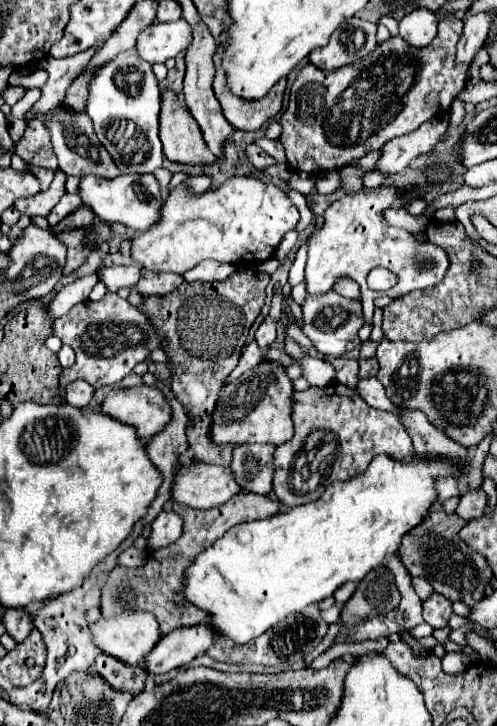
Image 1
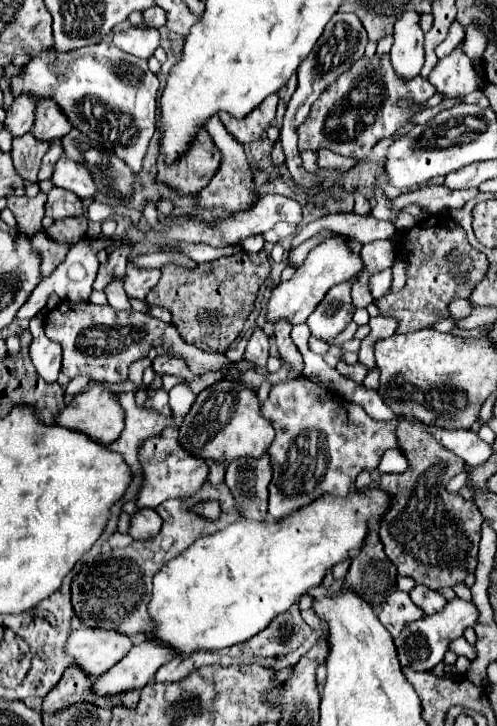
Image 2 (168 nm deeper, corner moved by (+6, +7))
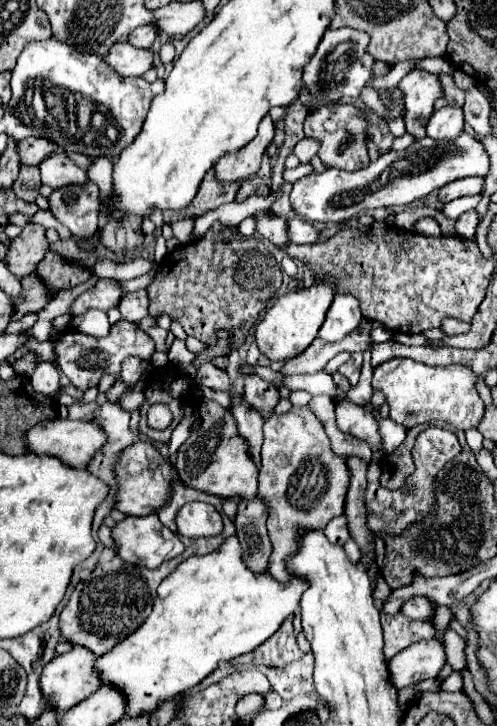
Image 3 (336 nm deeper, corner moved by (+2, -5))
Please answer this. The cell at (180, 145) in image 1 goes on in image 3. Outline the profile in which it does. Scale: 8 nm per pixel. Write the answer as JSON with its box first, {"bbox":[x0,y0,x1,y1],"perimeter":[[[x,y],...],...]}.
{"bbox":[164,168,240,224],"perimeter":[[[210,168],[208,174],[204,176],[194,200],[184,210],[166,210],[164,222],[172,224],[172,222],[182,220],[182,218],[202,216],[208,210],[222,206],[224,202],[232,202],[236,198],[238,190],[240,190],[240,182],[220,182],[214,174],[214,168]]]}

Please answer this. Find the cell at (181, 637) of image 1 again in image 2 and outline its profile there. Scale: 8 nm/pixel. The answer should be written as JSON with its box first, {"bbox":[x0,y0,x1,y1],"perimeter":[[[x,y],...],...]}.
{"bbox":[90,640,174,696],"perimeter":[[[144,640],[142,644],[132,646],[118,664],[114,664],[108,672],[96,678],[90,690],[96,696],[114,696],[128,690],[140,690],[154,678],[156,670],[164,662],[174,658],[172,652],[172,648],[156,640]]]}

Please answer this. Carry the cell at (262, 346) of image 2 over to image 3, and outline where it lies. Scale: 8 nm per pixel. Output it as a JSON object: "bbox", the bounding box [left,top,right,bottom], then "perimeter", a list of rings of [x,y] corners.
{"bbox":[244,374,280,418],"perimeter":[[[252,374],[252,376],[246,376],[246,382],[244,382],[244,400],[256,410],[264,412],[264,418],[268,418],[272,408],[280,400],[280,394],[274,384],[268,384],[260,376]]]}

